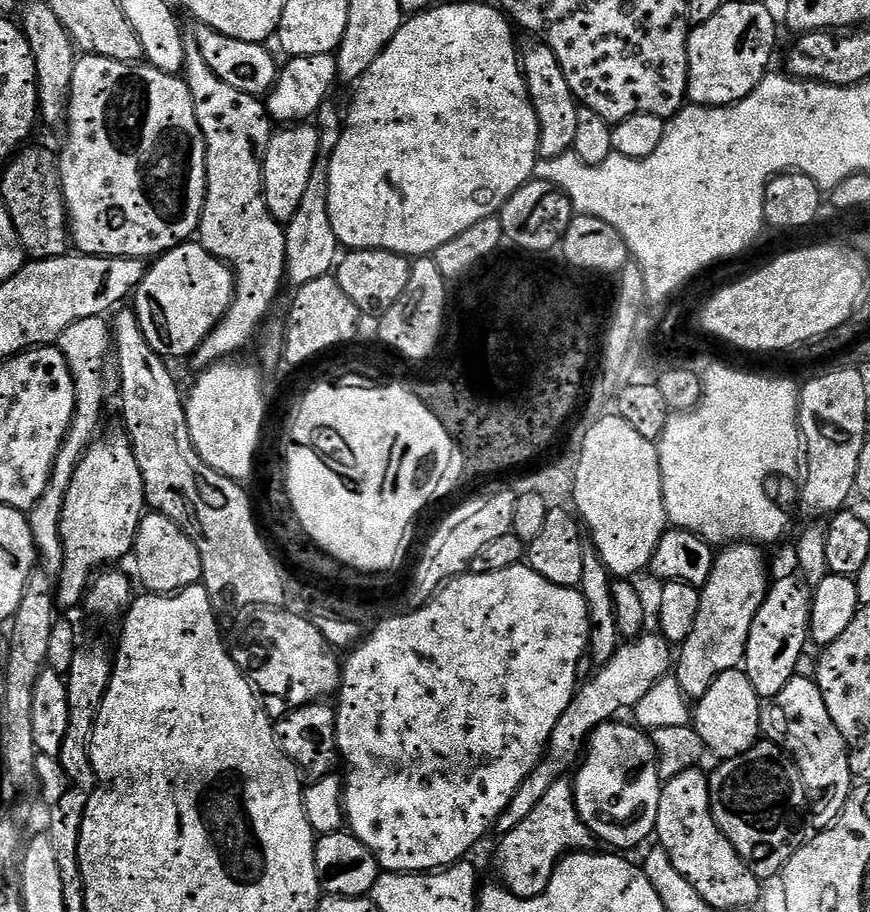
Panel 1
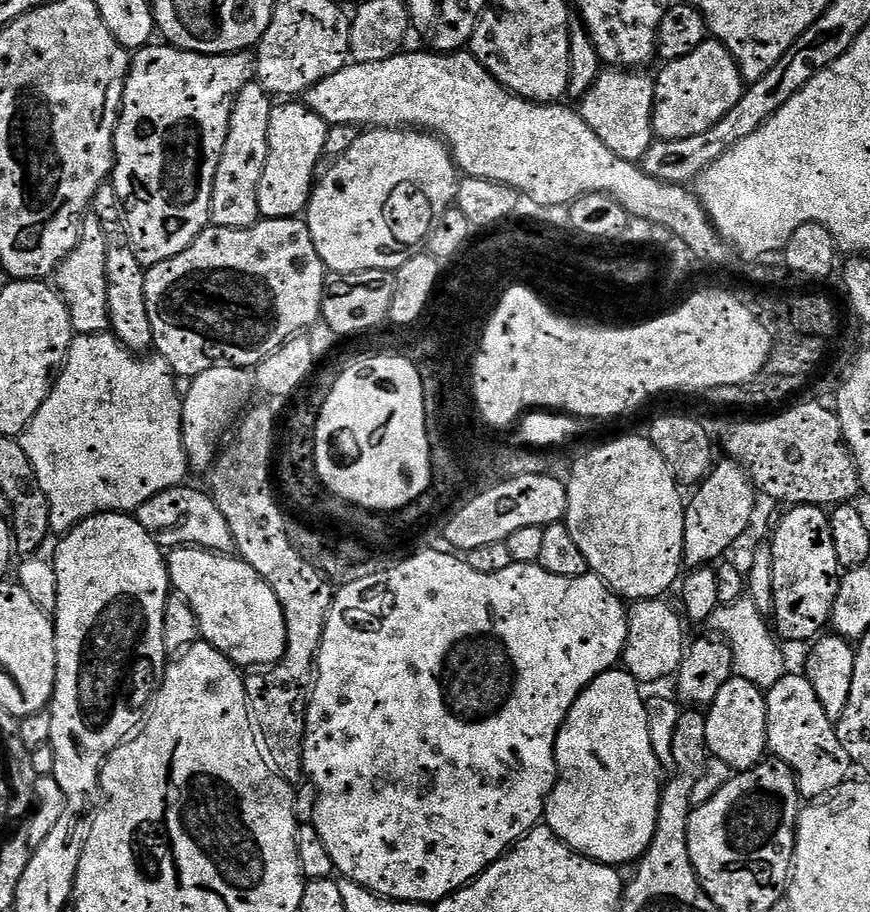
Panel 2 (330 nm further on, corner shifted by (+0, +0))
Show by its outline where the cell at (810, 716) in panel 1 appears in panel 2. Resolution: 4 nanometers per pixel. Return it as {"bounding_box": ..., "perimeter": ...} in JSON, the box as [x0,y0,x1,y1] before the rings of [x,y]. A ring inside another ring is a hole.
{"bounding_box":[767,674,854,802],"perimeter":[[[787,674],[775,686],[767,689],[768,701],[768,747],[771,755],[777,760],[786,762],[796,774],[796,785],[800,787],[801,797],[808,802],[816,802],[836,791],[849,779],[848,771],[854,765],[850,754],[846,754],[846,746],[838,742],[838,734],[834,721],[826,714],[822,702],[818,702],[818,694],[814,694],[814,686],[802,674]]]}

